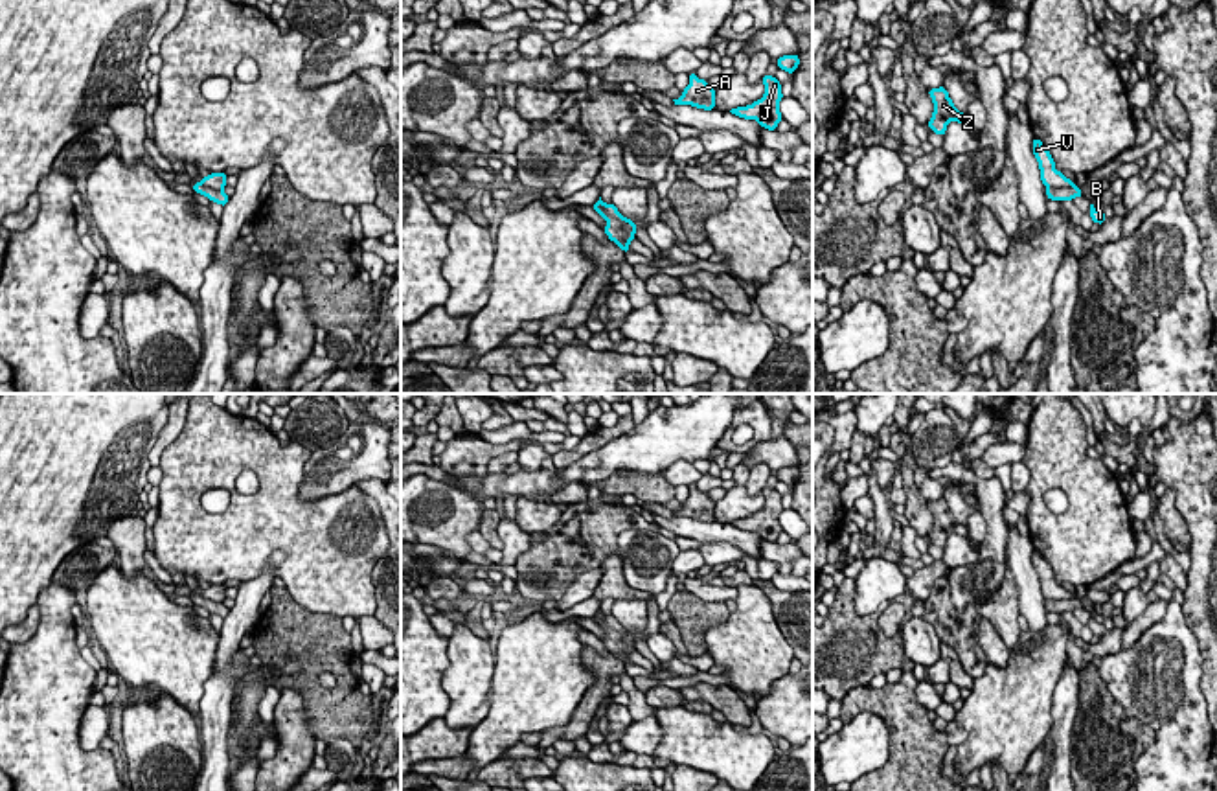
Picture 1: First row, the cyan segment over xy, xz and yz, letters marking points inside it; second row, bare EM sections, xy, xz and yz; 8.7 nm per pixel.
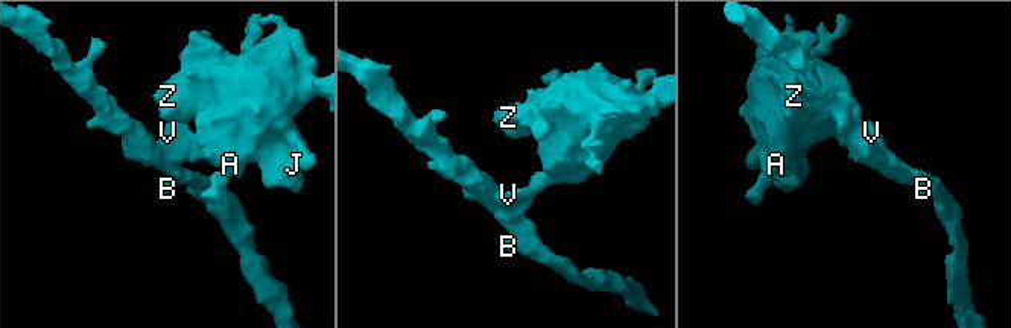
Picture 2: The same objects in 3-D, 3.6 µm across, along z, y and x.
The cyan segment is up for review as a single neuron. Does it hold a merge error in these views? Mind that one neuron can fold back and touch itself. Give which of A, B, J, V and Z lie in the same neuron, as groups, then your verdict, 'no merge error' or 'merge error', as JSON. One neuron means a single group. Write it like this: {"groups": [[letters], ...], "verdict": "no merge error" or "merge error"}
{"groups": [["A", "J", "V", "Z"], ["B"]], "verdict": "merge error"}

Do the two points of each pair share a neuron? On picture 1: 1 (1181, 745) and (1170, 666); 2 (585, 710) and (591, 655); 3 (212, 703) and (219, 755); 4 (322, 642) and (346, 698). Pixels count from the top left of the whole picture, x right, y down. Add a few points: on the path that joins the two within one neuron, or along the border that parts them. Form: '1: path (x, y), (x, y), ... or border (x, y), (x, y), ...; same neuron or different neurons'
1: path (1181, 725), (1179, 712), (1170, 699), (1170, 687); same neuron
2: path (592, 698), (600, 690), (600, 668); same neuron
3: path (214, 716), (216, 742); same neuron
4: path (335, 655), (346, 685); same neuron

